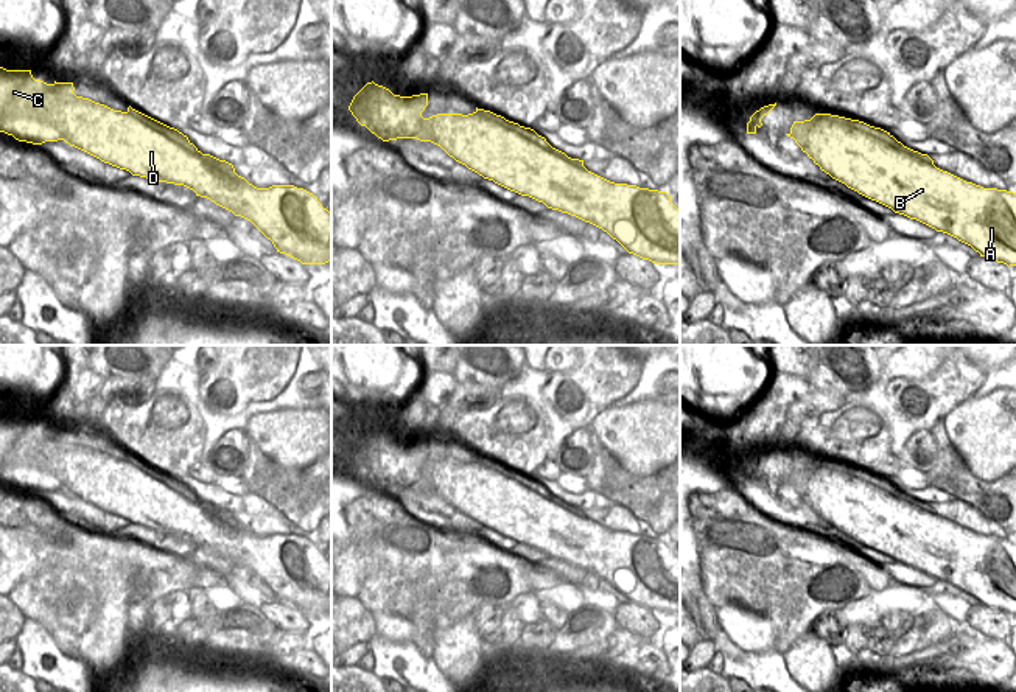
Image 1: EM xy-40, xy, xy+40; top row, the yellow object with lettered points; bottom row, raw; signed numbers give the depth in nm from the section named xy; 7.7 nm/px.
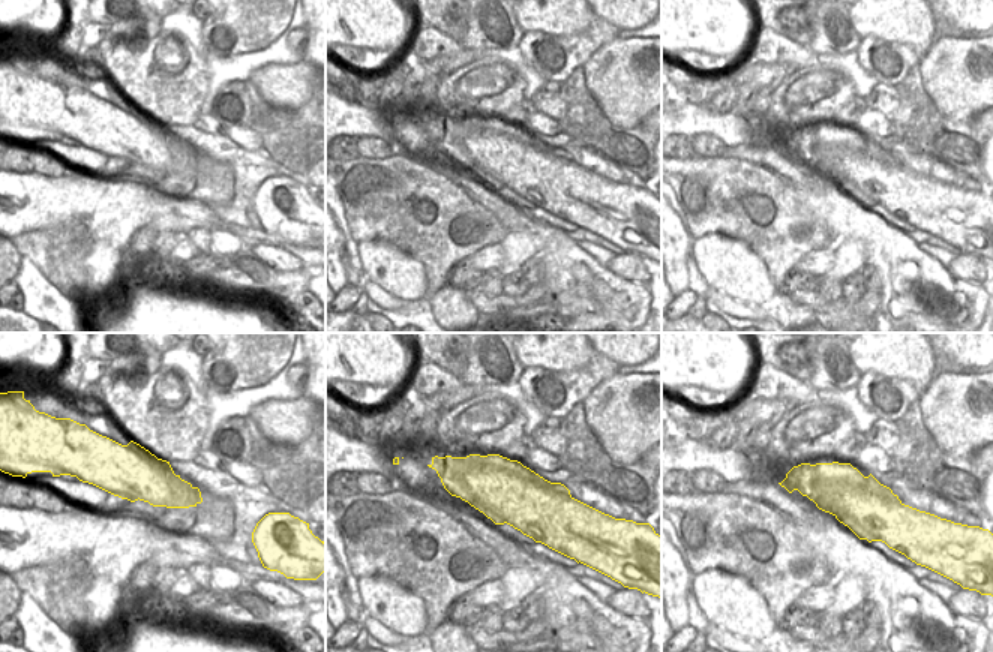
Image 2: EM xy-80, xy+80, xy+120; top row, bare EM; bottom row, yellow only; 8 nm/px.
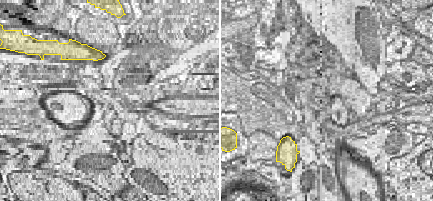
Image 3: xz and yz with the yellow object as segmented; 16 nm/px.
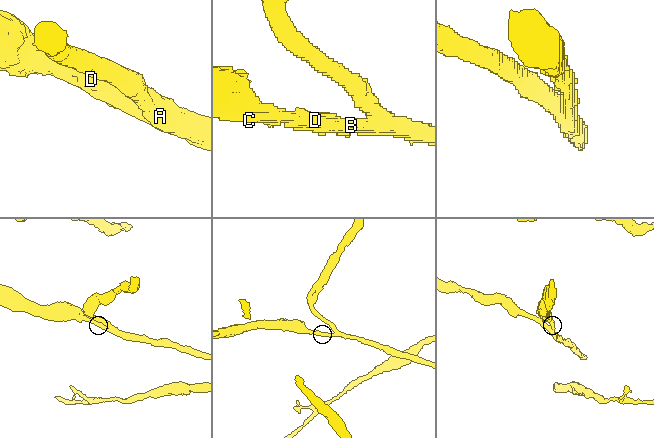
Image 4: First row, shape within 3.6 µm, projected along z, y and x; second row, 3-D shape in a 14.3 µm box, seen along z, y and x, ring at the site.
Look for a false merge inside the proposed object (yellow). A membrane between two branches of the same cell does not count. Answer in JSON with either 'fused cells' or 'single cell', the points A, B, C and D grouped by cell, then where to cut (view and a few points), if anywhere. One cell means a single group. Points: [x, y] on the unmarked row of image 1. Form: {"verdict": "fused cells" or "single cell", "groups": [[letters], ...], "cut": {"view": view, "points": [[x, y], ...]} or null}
{"verdict": "single cell", "groups": [["A", "B", "C", "D"]], "cut": null}

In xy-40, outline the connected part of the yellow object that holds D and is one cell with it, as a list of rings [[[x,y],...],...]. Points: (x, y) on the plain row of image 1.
[[[0,415],[0,481],[19,490],[42,493],[64,488],[104,512],[132,524],[184,533],[216,554],[250,569],[277,600],[302,613],[325,613],[331,608],[331,560],[317,546],[294,533],[257,536],[235,521],[232,512],[202,502],[187,484],[131,454],[126,460],[73,442],[73,431],[47,432],[34,428],[31,418]]]

